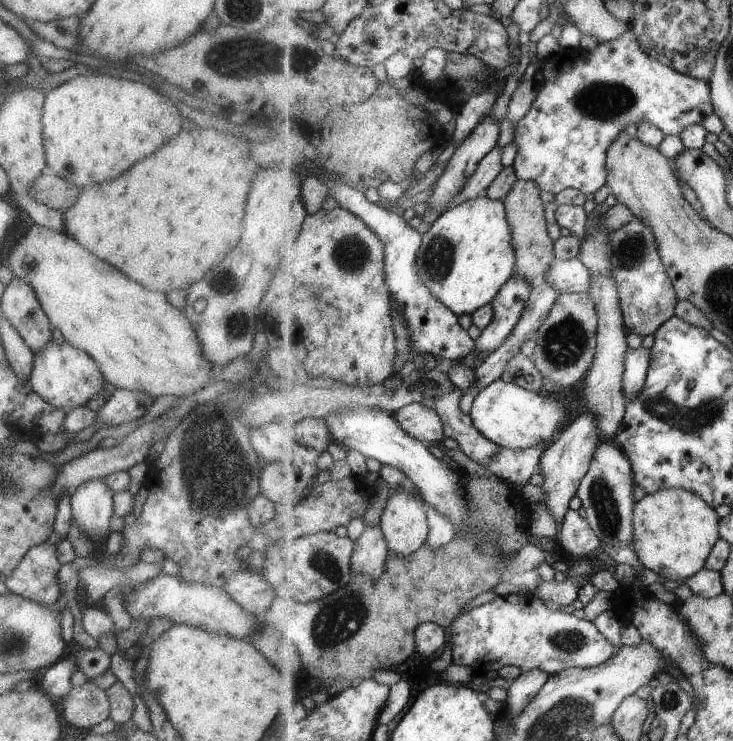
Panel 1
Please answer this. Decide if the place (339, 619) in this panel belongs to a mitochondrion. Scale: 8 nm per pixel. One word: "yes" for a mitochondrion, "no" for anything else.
yes

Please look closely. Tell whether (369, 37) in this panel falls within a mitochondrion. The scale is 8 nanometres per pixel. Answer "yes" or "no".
yes

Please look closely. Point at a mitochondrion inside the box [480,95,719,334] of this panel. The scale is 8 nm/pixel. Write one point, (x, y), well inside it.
(631, 251)

